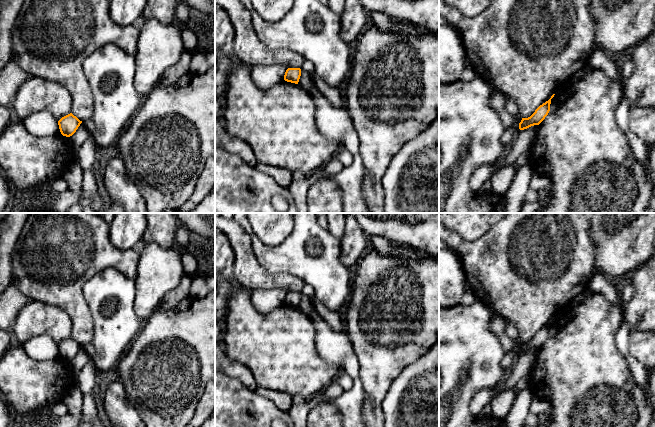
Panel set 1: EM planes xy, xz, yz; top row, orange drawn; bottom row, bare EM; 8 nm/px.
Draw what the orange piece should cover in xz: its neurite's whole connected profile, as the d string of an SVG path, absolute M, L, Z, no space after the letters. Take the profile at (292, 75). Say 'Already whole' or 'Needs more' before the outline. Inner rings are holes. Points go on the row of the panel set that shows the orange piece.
Already whole. M288 68L284 75L284 80L287 82L298 84L301 76L300 68Z

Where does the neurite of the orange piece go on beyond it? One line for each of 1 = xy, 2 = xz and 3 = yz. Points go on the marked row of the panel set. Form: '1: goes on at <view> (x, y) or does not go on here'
1: does not go on here
2: does not go on here
3: does not go on here

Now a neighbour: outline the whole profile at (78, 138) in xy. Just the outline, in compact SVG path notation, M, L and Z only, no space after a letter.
M81 123L76 132L69 137L69 142L74 152L77 152L80 149L80 147L83 145L89 134L90 132Z

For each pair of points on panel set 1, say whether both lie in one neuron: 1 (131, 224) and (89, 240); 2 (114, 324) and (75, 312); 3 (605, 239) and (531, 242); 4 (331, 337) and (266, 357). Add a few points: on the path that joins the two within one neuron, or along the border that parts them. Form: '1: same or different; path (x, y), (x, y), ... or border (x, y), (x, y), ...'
1: different; border (109, 224), (109, 241), (115, 247), (125, 250)
2: different; border (83, 295), (93, 321), (92, 340)
3: different; border (590, 223), (594, 263)
4: different; border (311, 319), (315, 330), (315, 348), (327, 362)

